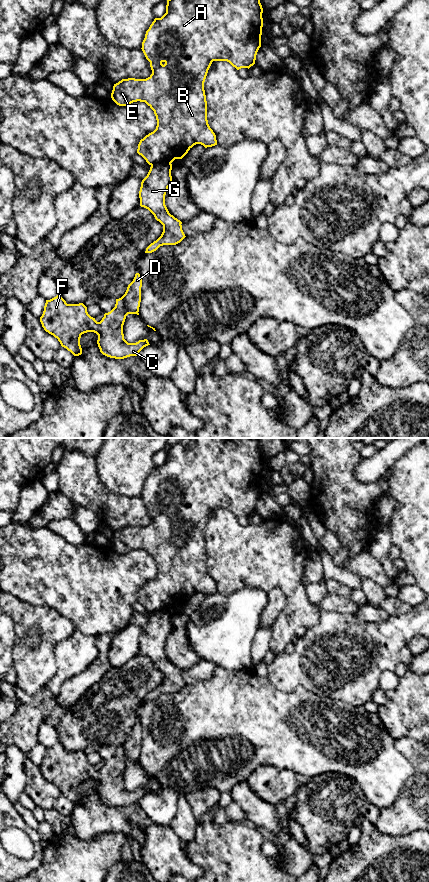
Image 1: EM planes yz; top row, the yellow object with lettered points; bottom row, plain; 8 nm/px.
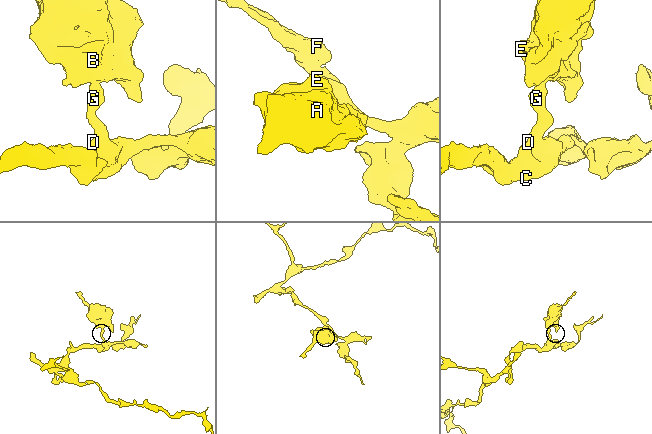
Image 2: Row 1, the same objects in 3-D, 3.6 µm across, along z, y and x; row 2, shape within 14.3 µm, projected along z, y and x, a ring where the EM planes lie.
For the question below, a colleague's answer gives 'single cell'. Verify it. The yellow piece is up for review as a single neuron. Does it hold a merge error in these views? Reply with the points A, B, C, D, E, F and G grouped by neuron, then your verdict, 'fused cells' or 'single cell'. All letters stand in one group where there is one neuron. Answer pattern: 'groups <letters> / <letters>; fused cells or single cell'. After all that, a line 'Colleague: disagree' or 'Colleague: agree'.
groups A B E / C D F G; fused cells
Colleague: disagree

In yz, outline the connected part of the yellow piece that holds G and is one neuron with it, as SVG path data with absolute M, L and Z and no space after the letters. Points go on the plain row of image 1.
M158 610L151 613L147 624L141 630L140 654L148 657L163 673L161 684L146 696L145 701L152 701L163 693L176 693L186 685L182 670L171 663L165 653L165 643L172 631L171 618L171 611Z

